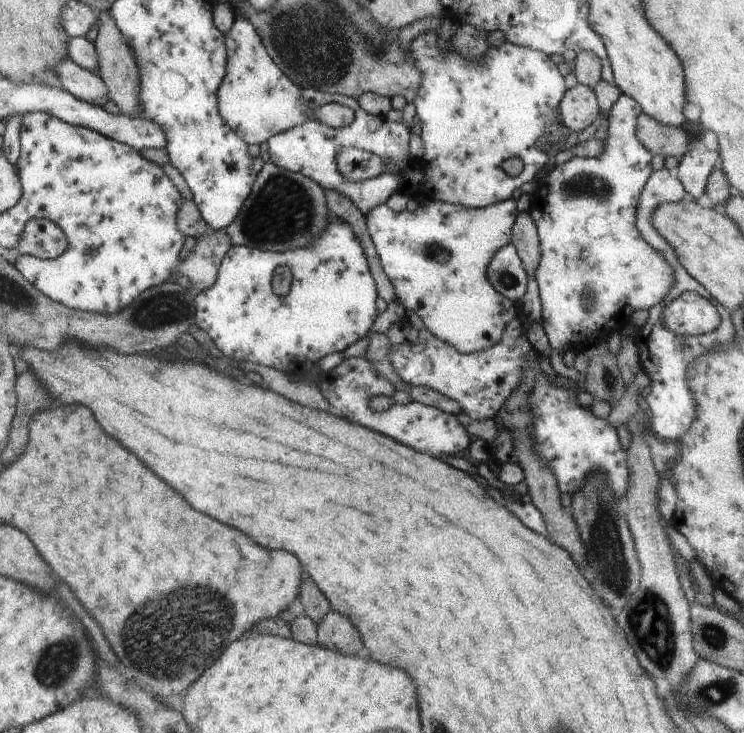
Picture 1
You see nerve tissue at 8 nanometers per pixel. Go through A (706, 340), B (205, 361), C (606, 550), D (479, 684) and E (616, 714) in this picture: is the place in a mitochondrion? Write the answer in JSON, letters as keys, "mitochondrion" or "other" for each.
{"A":"other","B":"other","C":"mitochondrion","D":"other","E":"other"}

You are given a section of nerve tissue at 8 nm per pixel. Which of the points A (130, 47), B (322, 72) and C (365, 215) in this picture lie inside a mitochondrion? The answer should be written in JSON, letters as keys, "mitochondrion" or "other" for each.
{"A":"other","B":"mitochondrion","C":"other"}

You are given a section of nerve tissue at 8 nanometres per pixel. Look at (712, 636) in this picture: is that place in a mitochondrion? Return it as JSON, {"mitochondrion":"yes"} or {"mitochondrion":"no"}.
{"mitochondrion":"yes"}

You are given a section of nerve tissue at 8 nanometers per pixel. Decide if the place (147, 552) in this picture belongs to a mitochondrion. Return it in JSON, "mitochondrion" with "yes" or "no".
{"mitochondrion":"no"}

